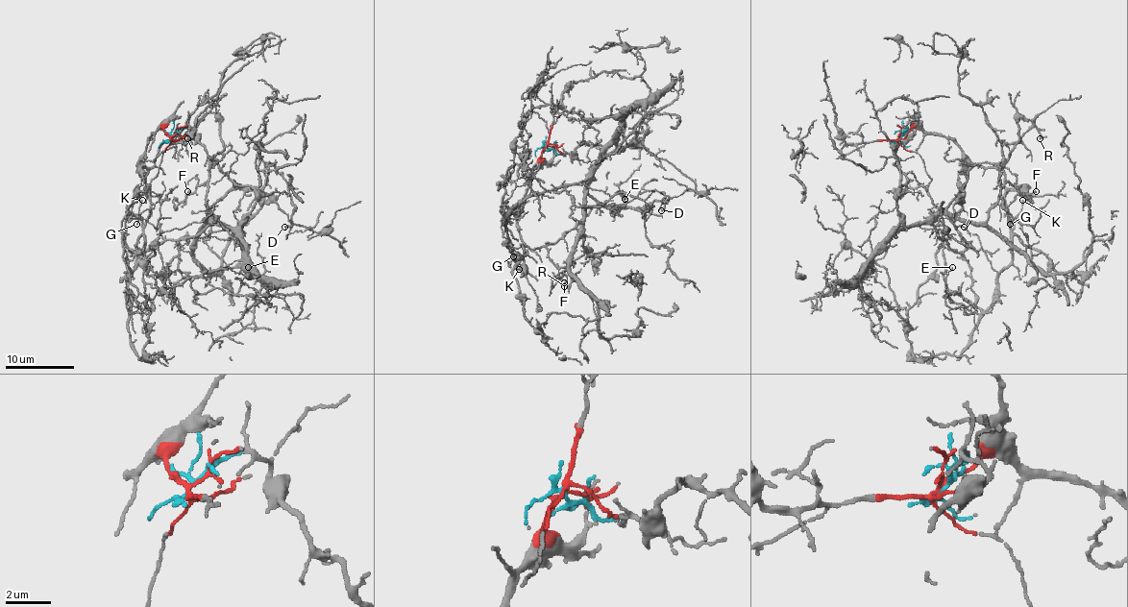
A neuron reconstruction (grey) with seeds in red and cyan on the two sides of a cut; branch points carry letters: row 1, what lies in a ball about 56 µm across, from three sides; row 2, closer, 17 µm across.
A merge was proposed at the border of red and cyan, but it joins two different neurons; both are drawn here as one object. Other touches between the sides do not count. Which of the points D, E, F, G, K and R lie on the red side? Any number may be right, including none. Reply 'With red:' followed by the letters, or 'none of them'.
With red: G, K, R

